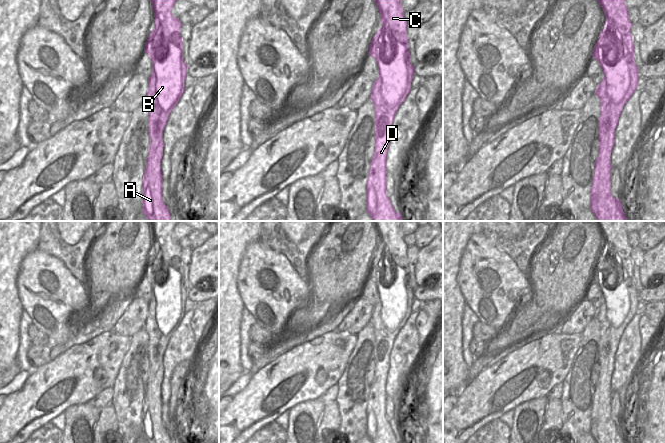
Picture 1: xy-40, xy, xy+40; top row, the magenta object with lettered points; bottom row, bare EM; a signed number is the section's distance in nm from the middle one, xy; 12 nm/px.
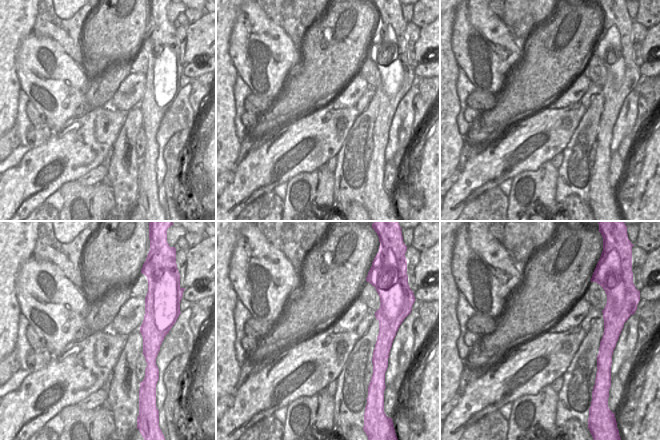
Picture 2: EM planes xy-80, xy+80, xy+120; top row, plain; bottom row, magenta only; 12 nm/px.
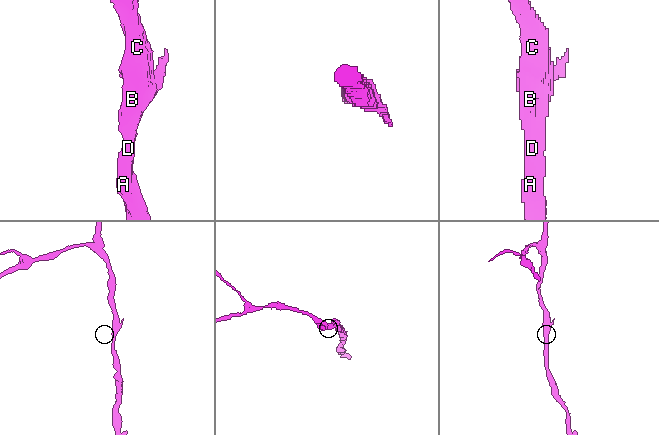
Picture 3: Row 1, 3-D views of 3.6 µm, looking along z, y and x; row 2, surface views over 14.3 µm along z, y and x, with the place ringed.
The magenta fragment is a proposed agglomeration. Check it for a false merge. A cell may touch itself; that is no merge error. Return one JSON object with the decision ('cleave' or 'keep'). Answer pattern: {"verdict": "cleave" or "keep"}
{"verdict": "keep"}

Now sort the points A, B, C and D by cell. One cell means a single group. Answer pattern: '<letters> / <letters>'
A B C D

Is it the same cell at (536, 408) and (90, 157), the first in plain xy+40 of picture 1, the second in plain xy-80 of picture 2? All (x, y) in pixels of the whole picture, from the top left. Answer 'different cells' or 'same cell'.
different cells

